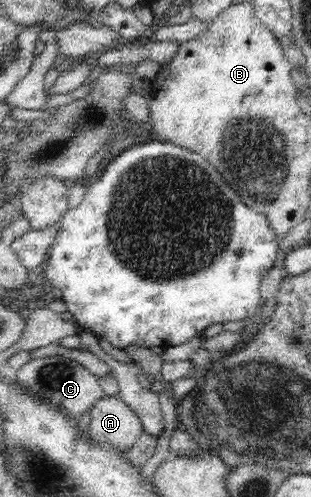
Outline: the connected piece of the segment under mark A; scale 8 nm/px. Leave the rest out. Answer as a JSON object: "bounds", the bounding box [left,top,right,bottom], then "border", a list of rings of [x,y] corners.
{"bounds":[89,396,143,454],"border":[[[116,396],[100,399],[89,411],[92,443],[112,447],[122,454],[132,449],[143,434],[140,420]]]}

